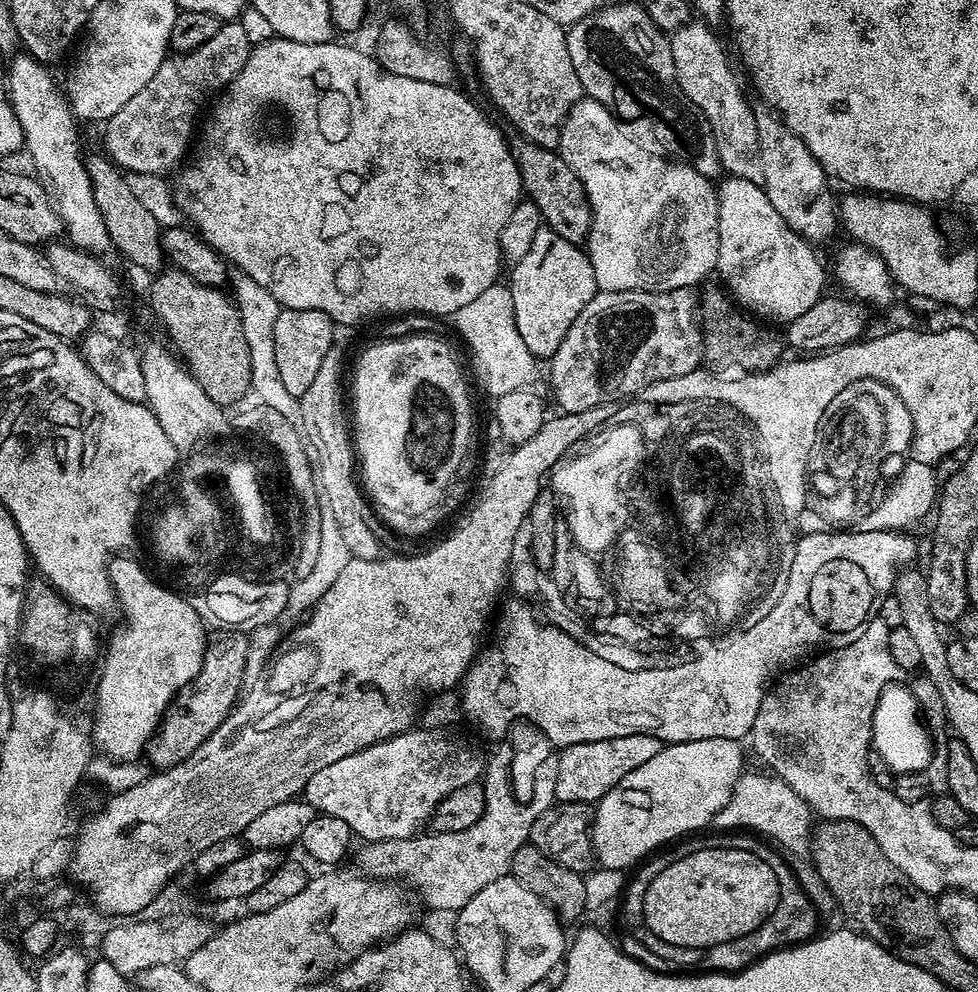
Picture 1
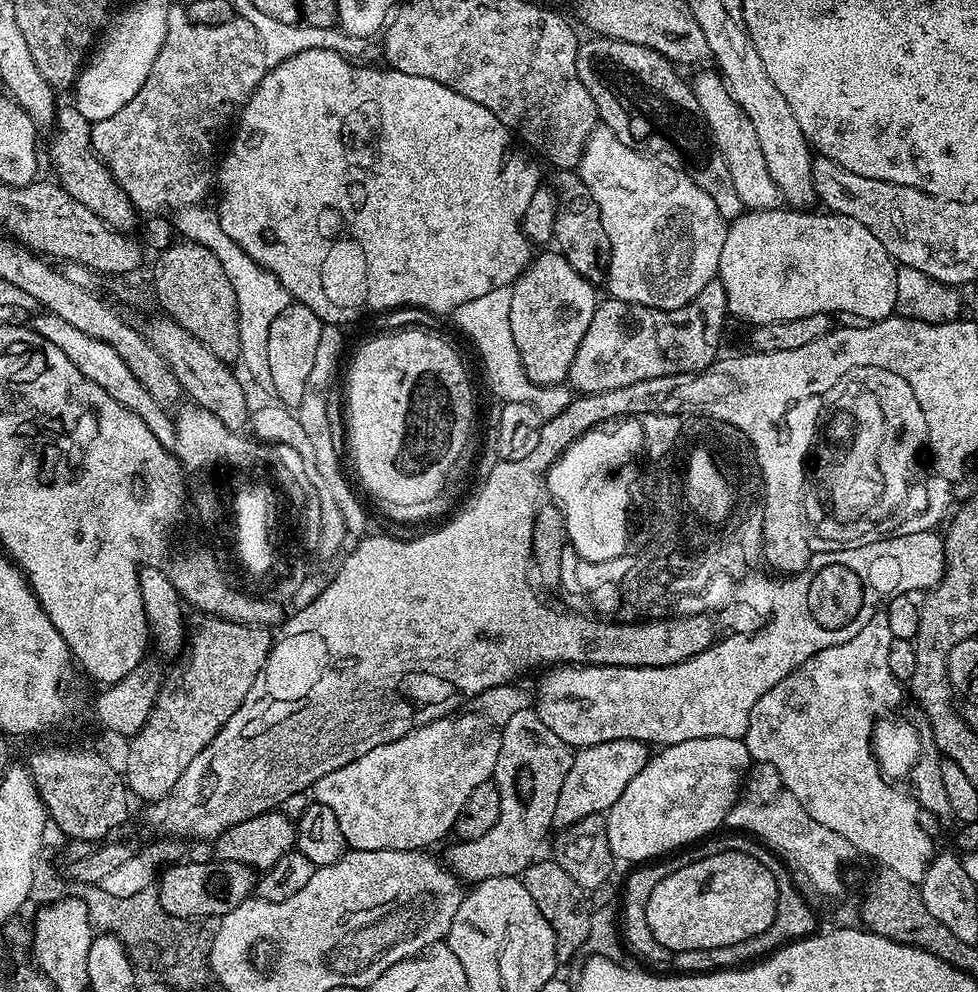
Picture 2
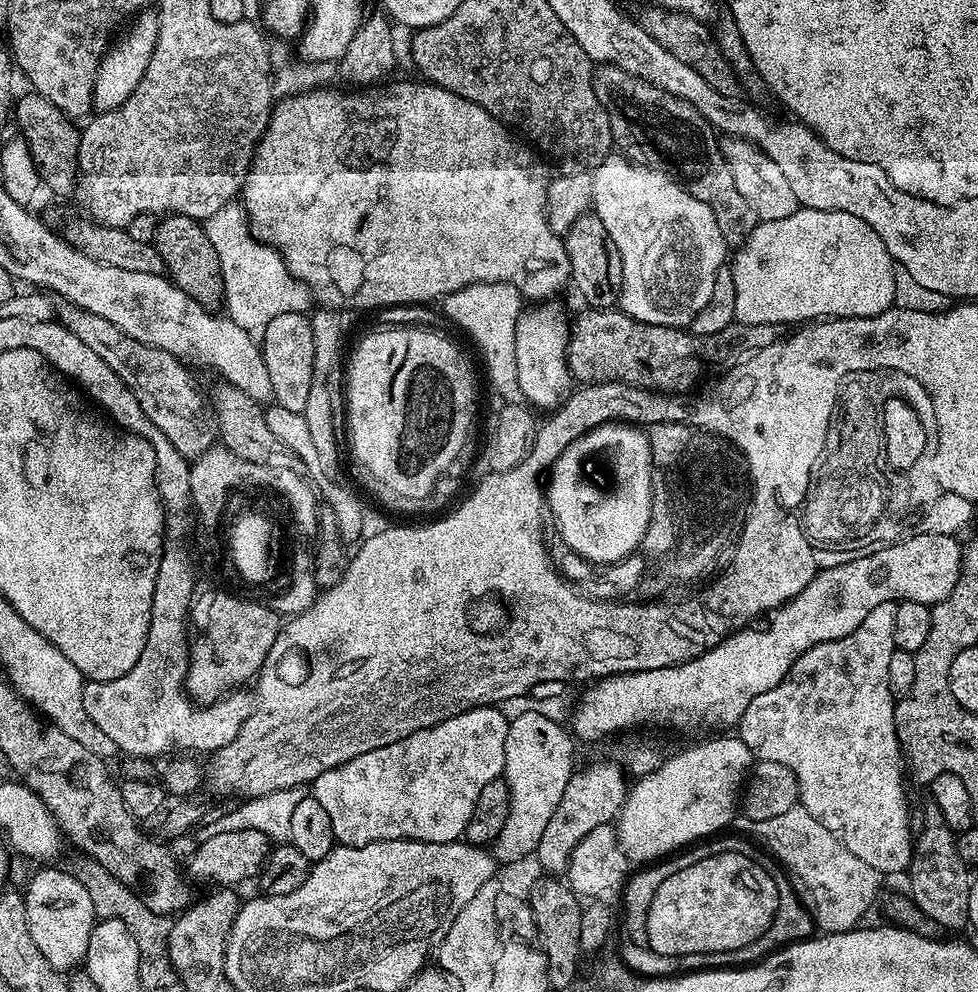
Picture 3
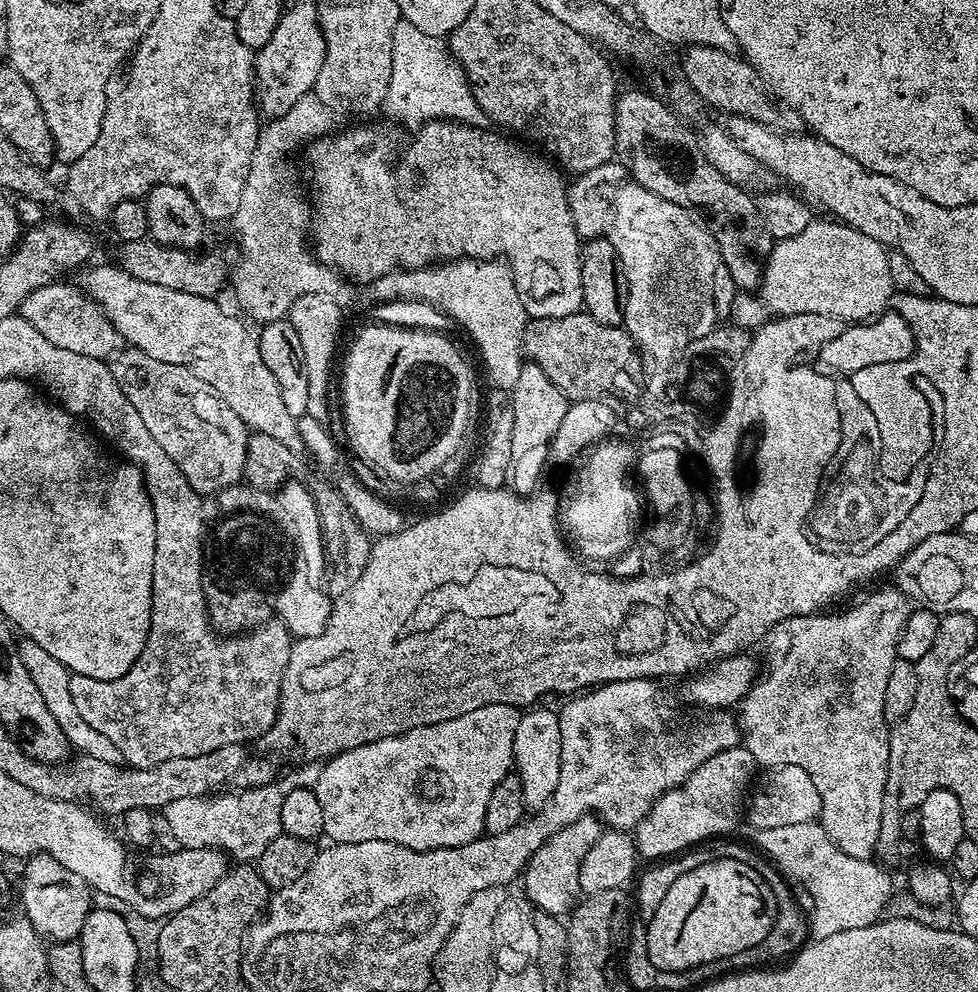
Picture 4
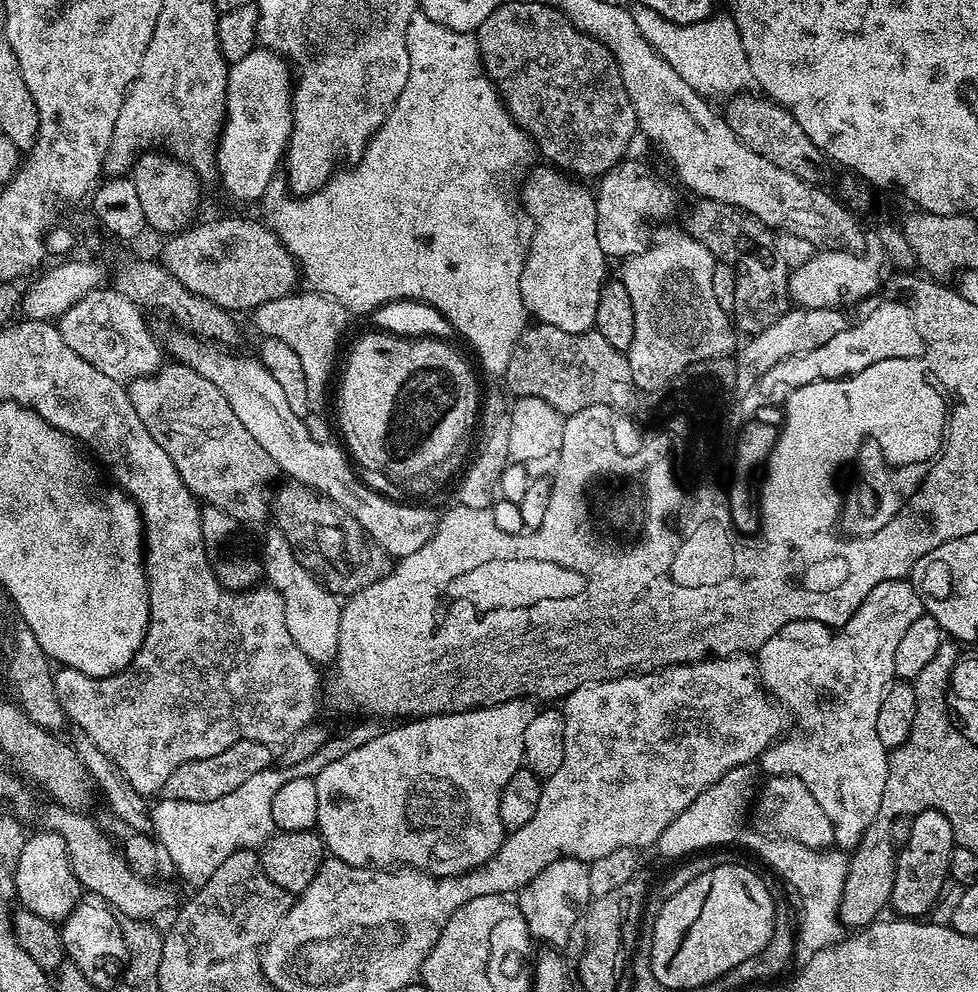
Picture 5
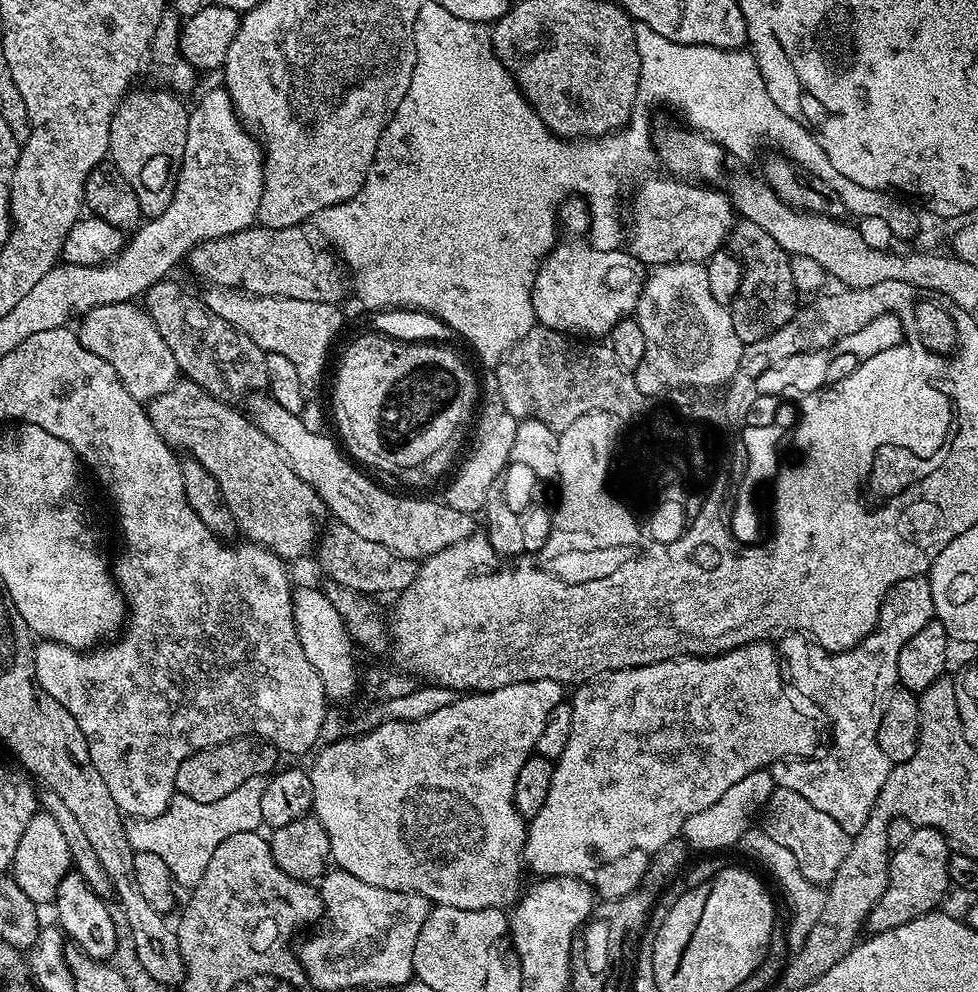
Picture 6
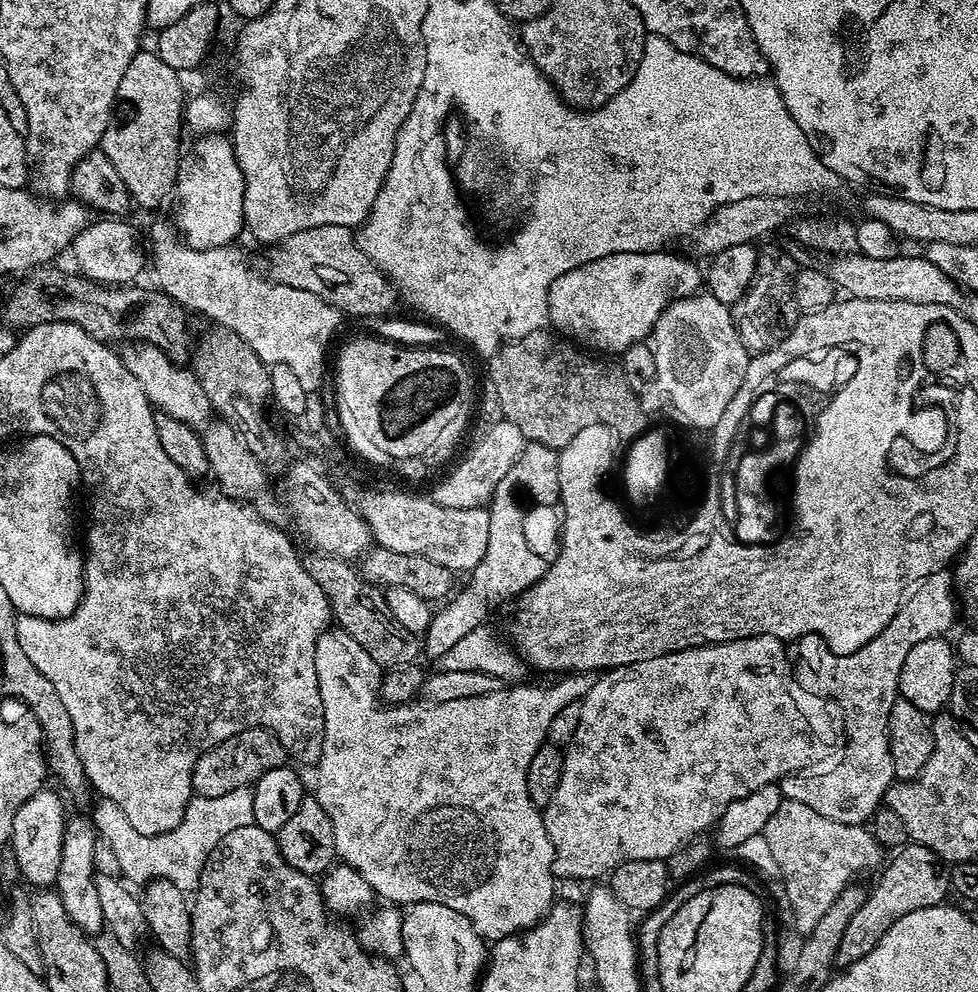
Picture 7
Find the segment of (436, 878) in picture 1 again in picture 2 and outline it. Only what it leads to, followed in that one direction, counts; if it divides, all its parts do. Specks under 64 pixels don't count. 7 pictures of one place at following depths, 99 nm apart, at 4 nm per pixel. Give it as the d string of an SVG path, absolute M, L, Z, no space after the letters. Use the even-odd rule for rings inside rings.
M520 716L510 718L502 726L508 729L508 736L500 732L498 766L494 766L492 775L500 795L498 822L494 822L482 838L453 843L446 859L447 867L464 882L519 877L530 867L537 859L540 843L548 836L548 828L553 827L554 806L558 806L558 794L562 791L566 770L570 770L572 765L574 750L569 744L561 740L544 740L548 732L532 732L532 728L524 728L524 724L520 724ZM520 768L532 768L532 780L536 780L536 788L532 788L532 804L528 804L528 808L520 808L520 804L516 804L516 796L512 796L512 780L516 780L516 772L520 772Z

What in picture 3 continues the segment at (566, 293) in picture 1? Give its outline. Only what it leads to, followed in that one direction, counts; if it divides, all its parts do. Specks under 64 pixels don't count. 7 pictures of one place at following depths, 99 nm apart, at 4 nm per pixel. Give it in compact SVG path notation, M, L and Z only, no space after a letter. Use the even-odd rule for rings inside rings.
M549 298L535 306L525 307L518 318L518 326L514 326L514 358L518 362L518 386L524 400L536 410L555 410L564 404L568 395L574 391L572 371L568 368L570 312L568 316L567 310L558 301L559 299Z

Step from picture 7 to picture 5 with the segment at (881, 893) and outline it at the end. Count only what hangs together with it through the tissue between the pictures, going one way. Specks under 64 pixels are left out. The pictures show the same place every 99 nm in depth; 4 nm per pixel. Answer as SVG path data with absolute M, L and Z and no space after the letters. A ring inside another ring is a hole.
M922 810L912 817L910 840L899 849L896 858L896 881L890 901L890 908L900 918L924 918L936 904L944 883L949 883L948 867L950 854L957 847L954 830L946 818L938 810Z

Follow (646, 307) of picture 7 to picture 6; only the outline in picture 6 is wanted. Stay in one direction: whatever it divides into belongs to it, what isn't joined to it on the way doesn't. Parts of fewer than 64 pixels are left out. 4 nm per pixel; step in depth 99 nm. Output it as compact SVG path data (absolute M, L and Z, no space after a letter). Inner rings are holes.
M561 239L556 247L545 256L536 271L532 287L532 305L537 321L543 327L566 332L573 338L604 338L611 333L618 321L631 317L636 311L640 291L646 279L645 265L627 251L598 250L591 243L580 240Z

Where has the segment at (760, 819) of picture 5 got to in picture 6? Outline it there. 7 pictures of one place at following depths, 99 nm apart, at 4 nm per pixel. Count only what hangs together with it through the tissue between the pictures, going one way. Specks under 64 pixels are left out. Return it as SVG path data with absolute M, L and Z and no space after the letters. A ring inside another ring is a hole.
M776 787L764 807L763 820L762 831L774 838L774 842L786 846L786 850L798 858L798 866L811 884L827 886L832 883L838 866L842 866L842 858L846 858L848 853L850 833L842 830L842 826L838 826L830 814L822 814L822 810L810 806L802 794Z

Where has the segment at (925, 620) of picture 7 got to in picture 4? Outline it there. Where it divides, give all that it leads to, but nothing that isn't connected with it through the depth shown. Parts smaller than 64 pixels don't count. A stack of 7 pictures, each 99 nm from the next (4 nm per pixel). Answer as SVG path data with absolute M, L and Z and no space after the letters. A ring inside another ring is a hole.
M893 586L893 588L884 588L881 592L866 597L861 604L856 604L853 608L838 613L837 616L813 614L792 617L790 621L792 645L789 646L785 656L773 666L772 673L765 680L763 678L757 679L738 705L738 727L742 744L743 747L750 750L750 754L754 754L757 765L763 766L765 769L777 768L778 766L802 766L802 770L806 770L806 774L810 774L810 778L814 778L814 786L818 786L818 798L822 798L824 808L820 811L819 823L824 825L826 834L830 834L830 838L839 848L846 850L846 854L850 854L850 858L858 858L859 860L872 860L876 856L878 830L882 830L882 798L888 777L888 733L890 731L889 721L884 718L882 701L886 695L886 682L890 678L890 666L894 666L894 662L898 658L896 655L898 634L906 622L909 611L909 597L905 596L899 587ZM806 654L816 654L816 658L824 660L824 662L828 656L828 668L824 668L824 670L822 668L818 668L818 670L800 668L800 662L804 658L808 658Z

